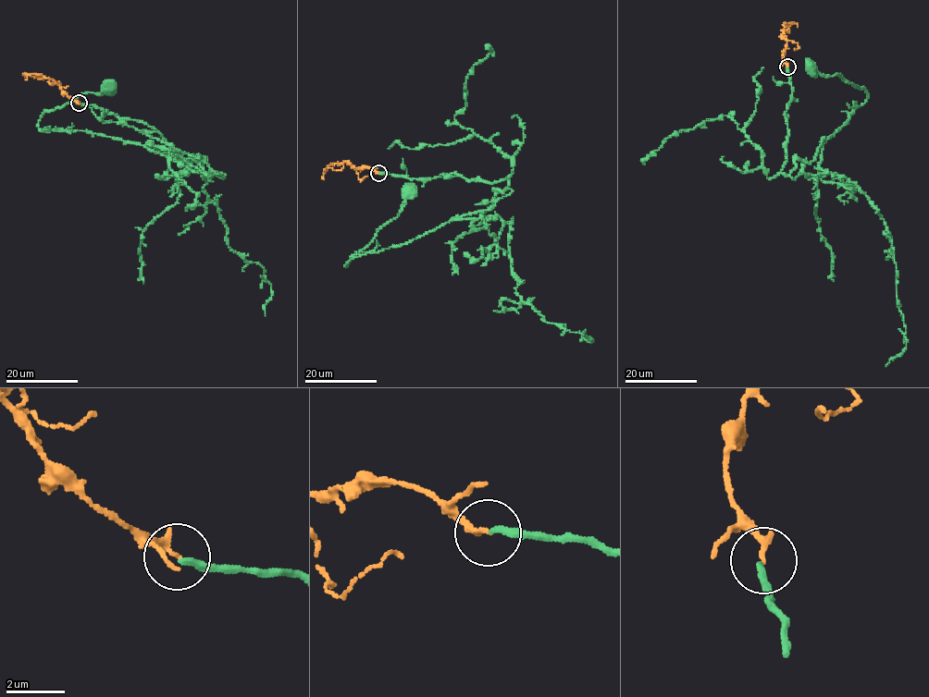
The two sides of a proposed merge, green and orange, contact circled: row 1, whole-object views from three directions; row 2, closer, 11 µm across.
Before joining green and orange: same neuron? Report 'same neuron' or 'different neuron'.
different neuron

